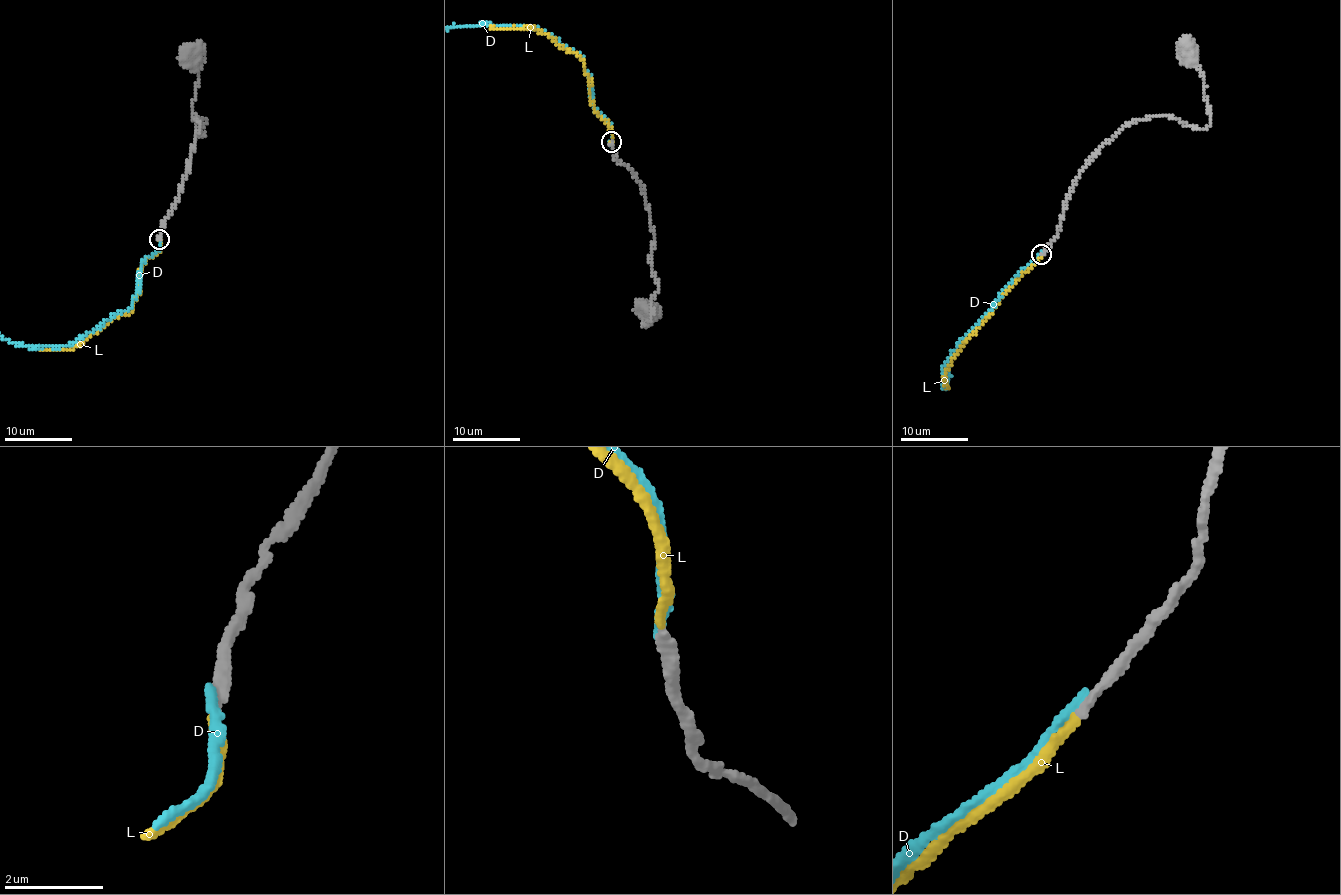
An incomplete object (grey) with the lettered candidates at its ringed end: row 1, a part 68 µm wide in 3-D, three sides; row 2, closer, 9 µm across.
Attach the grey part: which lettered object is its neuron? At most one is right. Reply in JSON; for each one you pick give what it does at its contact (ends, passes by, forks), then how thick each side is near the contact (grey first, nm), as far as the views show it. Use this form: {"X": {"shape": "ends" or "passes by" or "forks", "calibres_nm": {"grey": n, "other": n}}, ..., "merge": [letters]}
{"L": {"shape": "ends", "calibres_nm": {"grey": 220, "other": 190}}, "merge": ["L"]}

